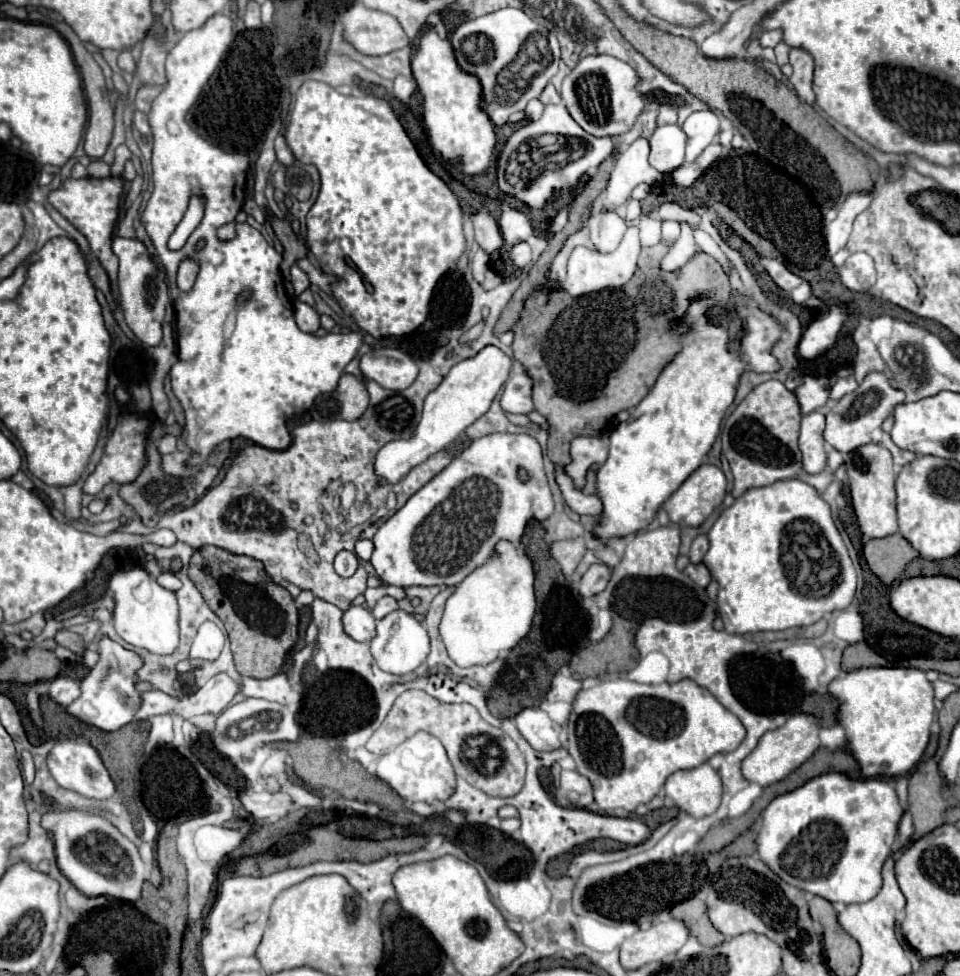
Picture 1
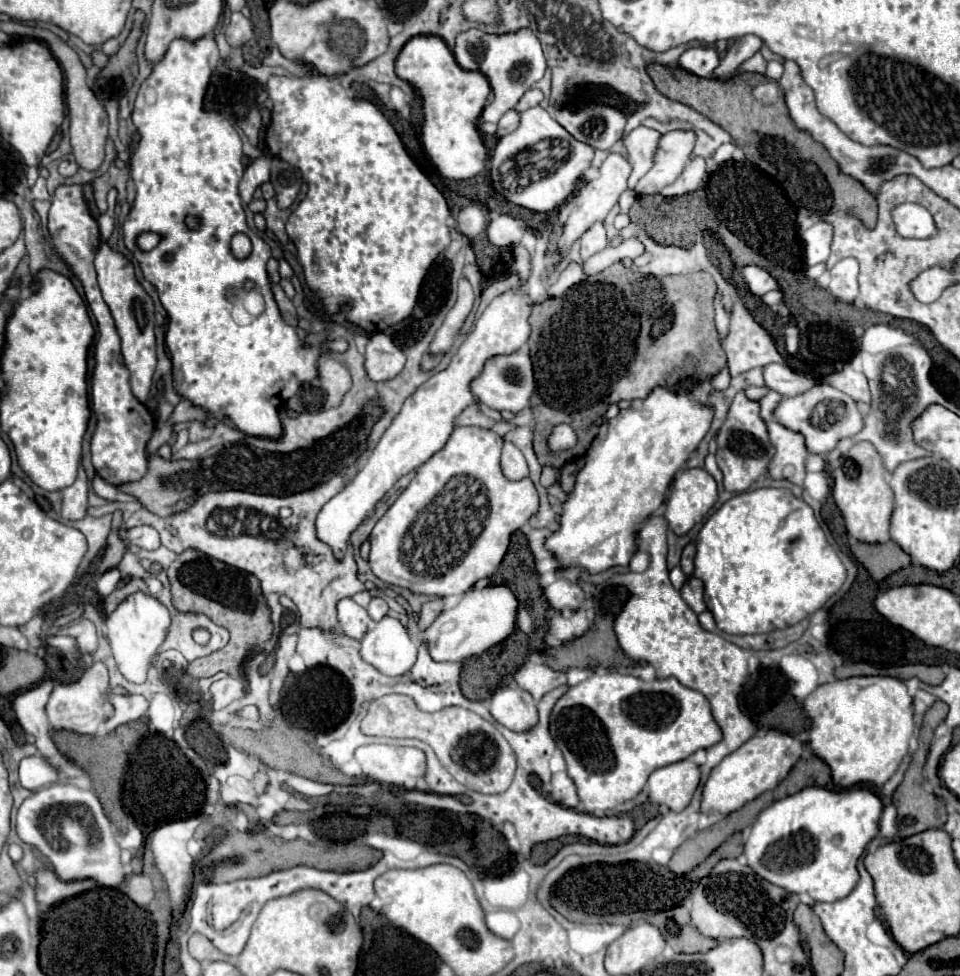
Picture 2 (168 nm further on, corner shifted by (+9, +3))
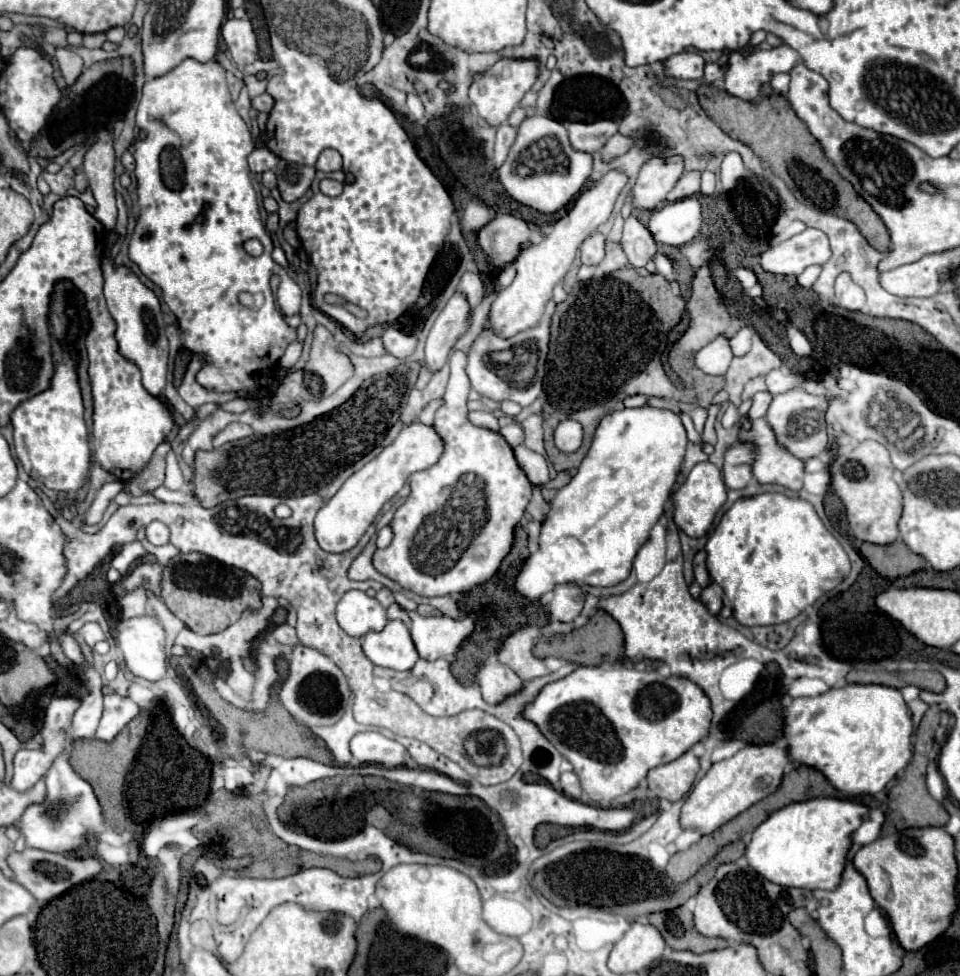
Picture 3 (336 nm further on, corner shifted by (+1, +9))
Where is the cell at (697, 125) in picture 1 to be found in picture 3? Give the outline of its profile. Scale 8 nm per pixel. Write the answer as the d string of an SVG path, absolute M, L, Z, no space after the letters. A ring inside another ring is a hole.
M669 157L667 161L659 159L647 161L637 175L635 187L631 189L633 207L645 211L657 209L657 205L665 201L665 195L673 189L681 175L683 175L681 157Z

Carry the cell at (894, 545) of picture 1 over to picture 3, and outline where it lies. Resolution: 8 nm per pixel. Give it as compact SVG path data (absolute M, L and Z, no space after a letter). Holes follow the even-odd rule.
M895 541L891 545L863 543L859 547L859 553L869 561L869 565L881 577L887 577L887 579L907 577L907 575L927 567L925 559L919 559L915 553L911 553L903 541Z

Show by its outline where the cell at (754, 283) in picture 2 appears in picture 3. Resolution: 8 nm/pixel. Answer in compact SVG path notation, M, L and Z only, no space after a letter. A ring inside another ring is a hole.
M739 267L739 269L735 269L735 271L733 271L733 275L735 275L735 279L741 283L742 291L745 295L751 299L762 296L763 289L753 271Z

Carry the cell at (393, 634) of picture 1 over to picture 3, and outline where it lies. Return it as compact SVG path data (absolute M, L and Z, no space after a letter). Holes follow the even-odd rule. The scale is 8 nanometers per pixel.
M389 621L381 633L367 633L361 647L373 665L393 671L409 671L419 659L403 621Z

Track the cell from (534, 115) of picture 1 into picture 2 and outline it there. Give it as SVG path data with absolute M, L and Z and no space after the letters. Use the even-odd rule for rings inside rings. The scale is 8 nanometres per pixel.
M511 109L511 111L507 111L507 113L499 119L497 135L499 135L499 137L503 137L503 135L511 133L513 129L517 129L517 125L519 125L519 113L517 113L515 109Z

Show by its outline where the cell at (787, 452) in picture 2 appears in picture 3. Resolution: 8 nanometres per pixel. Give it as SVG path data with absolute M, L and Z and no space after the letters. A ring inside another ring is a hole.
M755 419L749 429L739 431L737 439L755 447L751 471L761 485L781 485L791 491L799 491L803 487L805 463L777 443L765 419Z

